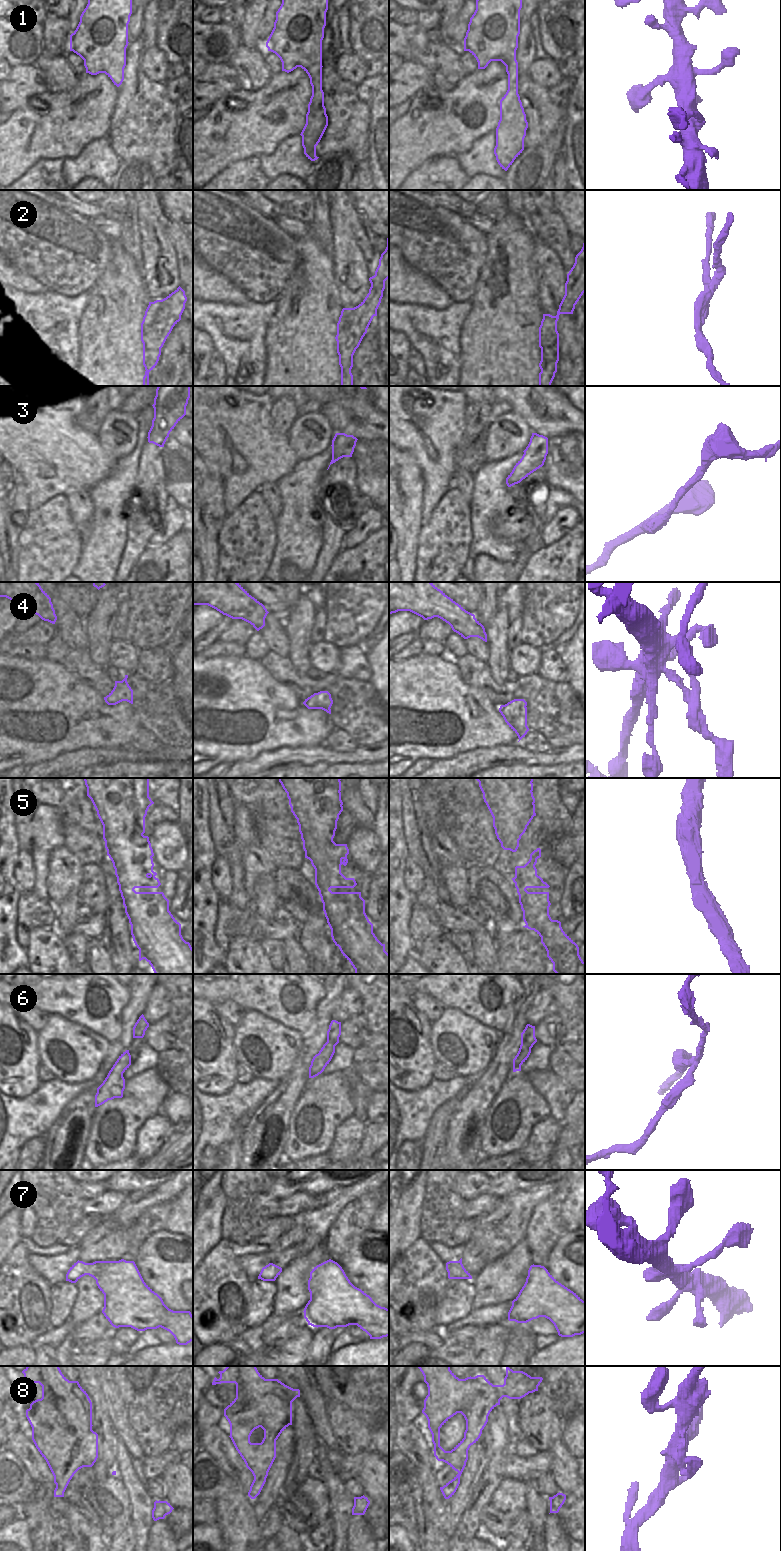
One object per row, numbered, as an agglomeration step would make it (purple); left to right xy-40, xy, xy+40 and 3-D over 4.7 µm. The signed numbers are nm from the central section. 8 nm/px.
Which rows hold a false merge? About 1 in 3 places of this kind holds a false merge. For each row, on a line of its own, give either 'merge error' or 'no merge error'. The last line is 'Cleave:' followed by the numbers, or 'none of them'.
1: no merge error
2: merge error
3: no merge error
4: merge error
5: no merge error
6: merge error
7: no merge error
8: no merge error
Cleave: 2, 4, 6

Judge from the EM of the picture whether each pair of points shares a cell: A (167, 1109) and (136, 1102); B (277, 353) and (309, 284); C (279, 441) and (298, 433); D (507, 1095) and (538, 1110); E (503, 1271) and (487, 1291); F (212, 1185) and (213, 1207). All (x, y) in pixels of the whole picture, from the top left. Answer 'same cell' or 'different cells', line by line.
A: different cells
B: same cell
C: different cells
D: same cell
E: same cell
F: different cells

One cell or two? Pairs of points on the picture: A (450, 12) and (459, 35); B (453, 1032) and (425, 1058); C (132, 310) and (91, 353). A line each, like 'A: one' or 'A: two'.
A: two
B: two
C: one

